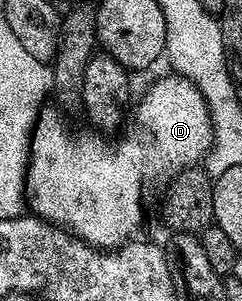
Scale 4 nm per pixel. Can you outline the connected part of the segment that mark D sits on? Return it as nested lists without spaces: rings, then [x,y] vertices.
[[[168,73],[159,79],[139,99],[135,116],[126,124],[127,136],[119,144],[110,143],[98,130],[71,131],[63,120],[64,112],[55,105],[45,105],[39,111],[31,134],[31,154],[27,156],[27,185],[25,203],[30,214],[60,229],[66,229],[84,243],[100,249],[118,249],[132,238],[143,219],[143,207],[139,198],[143,195],[143,183],[163,183],[174,180],[183,171],[194,168],[206,160],[213,142],[211,138],[211,114],[205,97],[188,79]]]

